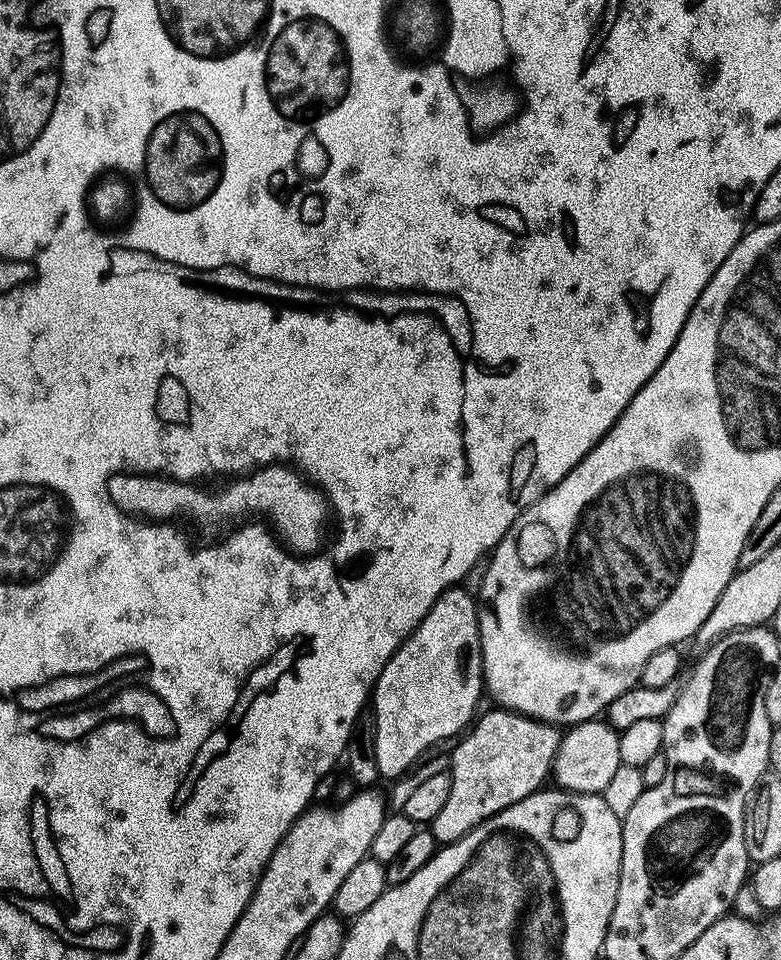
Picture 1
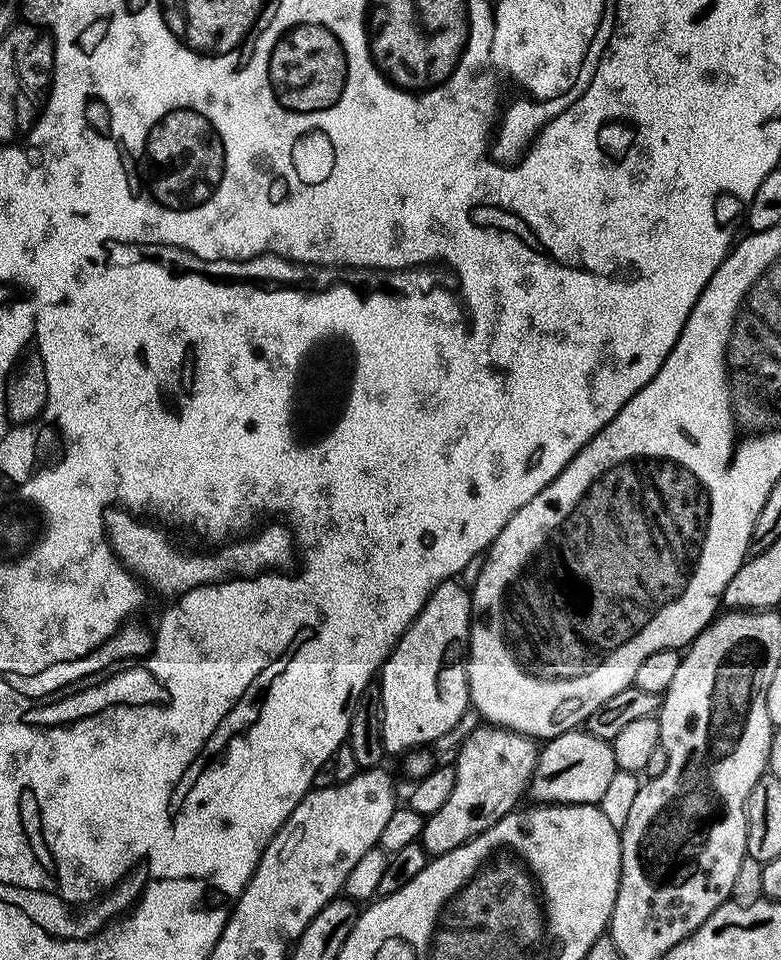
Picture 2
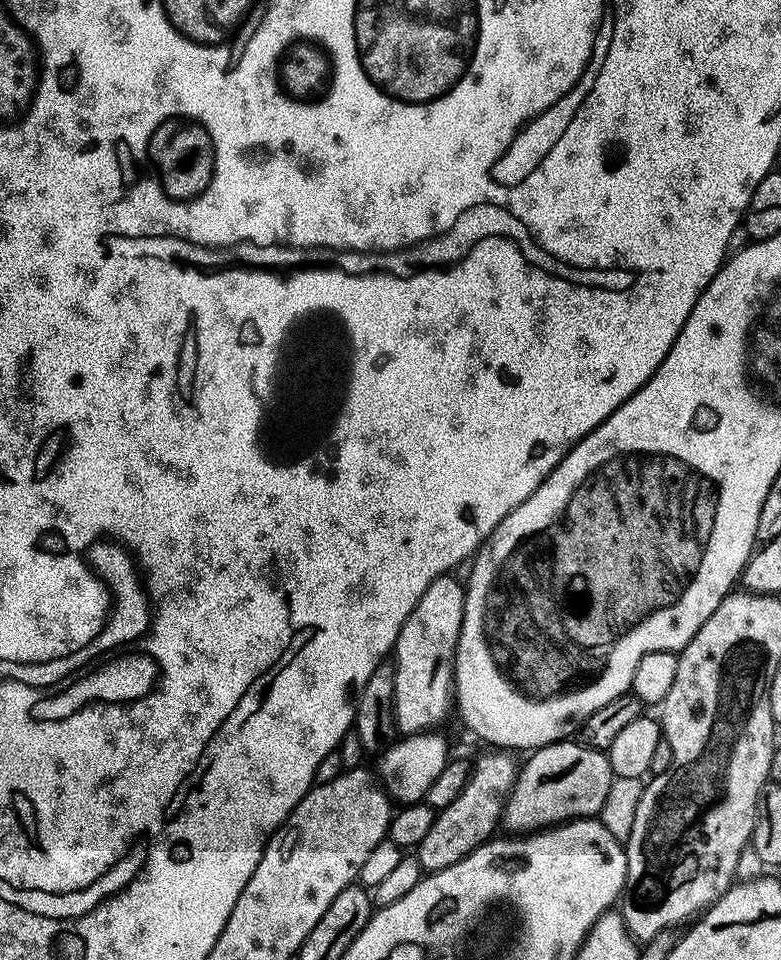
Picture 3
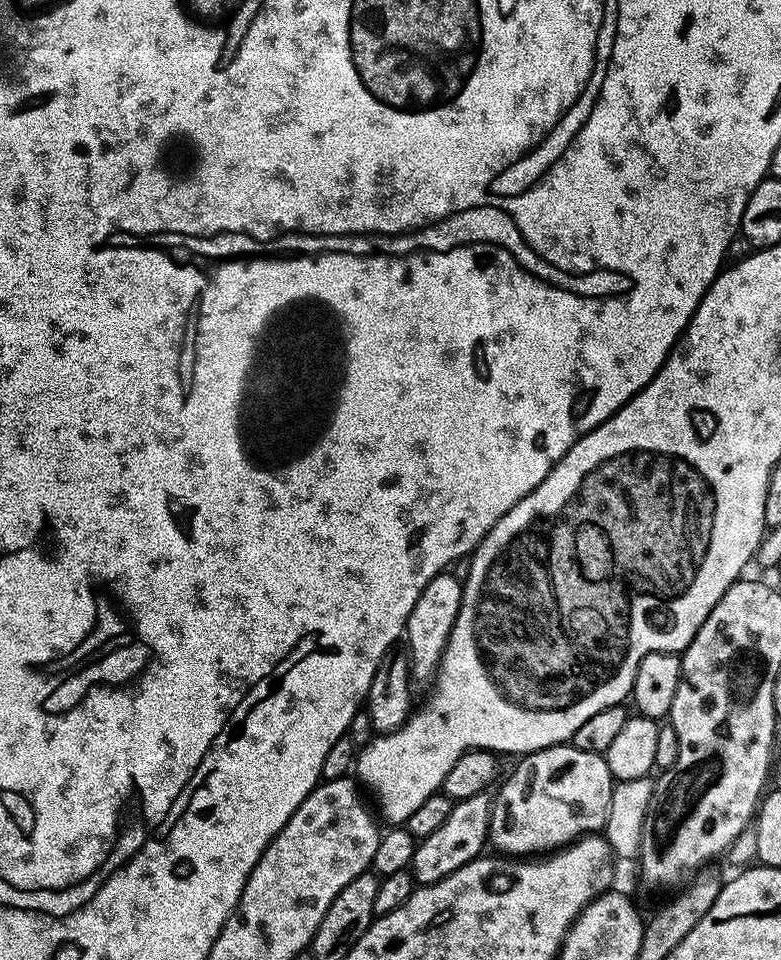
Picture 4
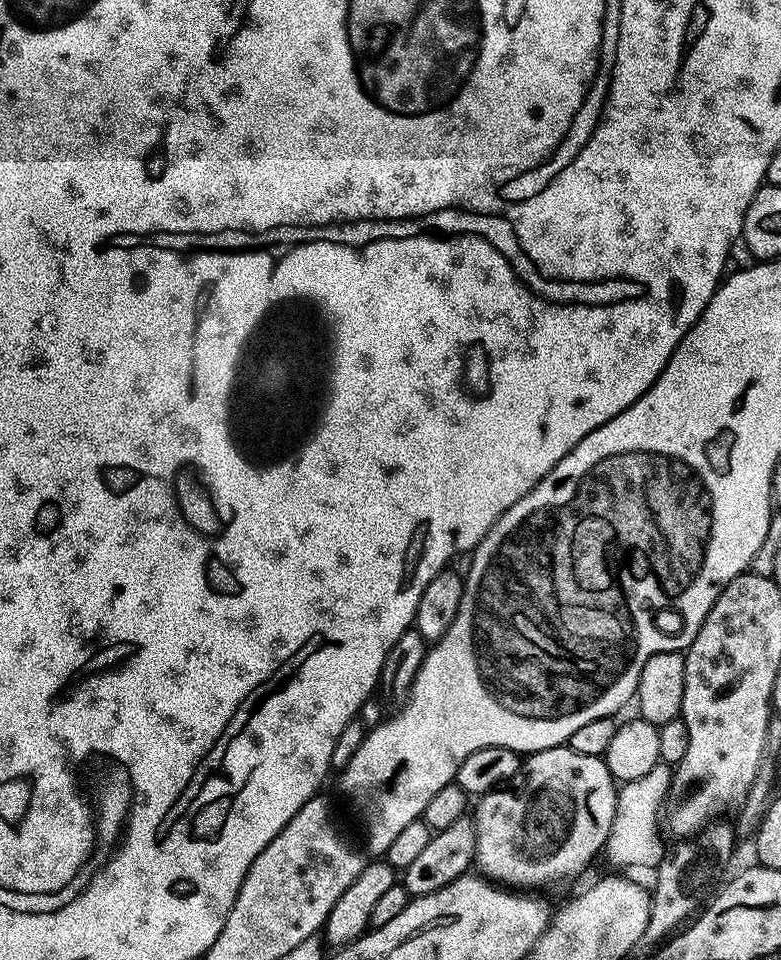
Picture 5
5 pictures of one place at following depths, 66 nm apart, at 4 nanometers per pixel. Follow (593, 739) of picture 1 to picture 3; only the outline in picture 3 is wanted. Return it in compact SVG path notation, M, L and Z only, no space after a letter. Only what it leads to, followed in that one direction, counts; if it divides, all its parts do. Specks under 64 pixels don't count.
M565 738L554 744L546 744L542 748L537 748L529 756L532 757L517 771L514 785L516 826L522 830L521 833L528 834L533 830L544 830L565 821L592 818L602 810L614 777L607 755L601 749L590 748L583 742Z

